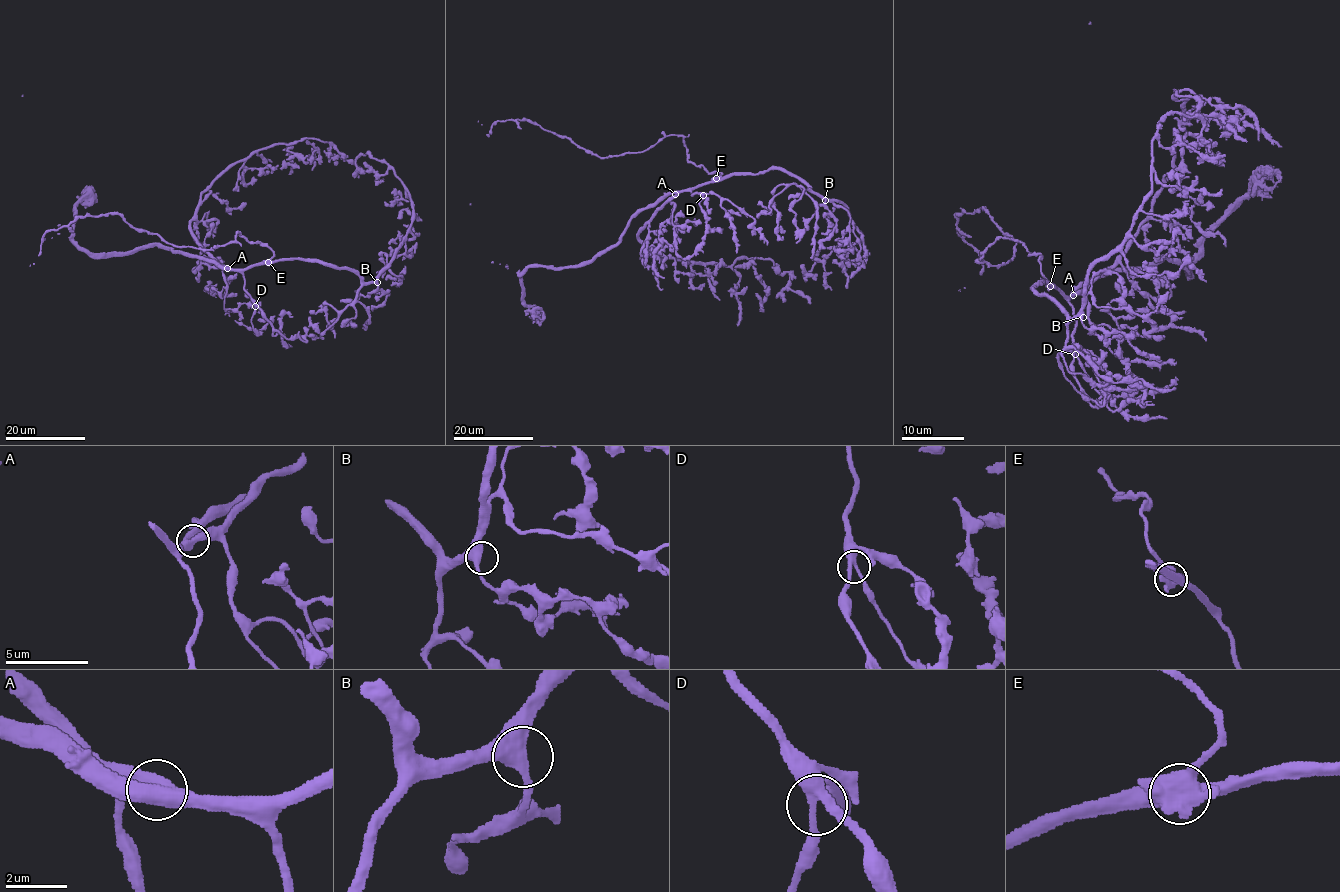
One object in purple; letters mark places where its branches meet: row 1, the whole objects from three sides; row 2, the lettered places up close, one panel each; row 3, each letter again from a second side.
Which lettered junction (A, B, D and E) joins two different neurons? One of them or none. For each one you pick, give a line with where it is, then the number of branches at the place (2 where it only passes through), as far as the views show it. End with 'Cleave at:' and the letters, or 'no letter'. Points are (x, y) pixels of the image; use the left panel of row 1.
E: place (268, 262); branches 5
Cleave at: E

